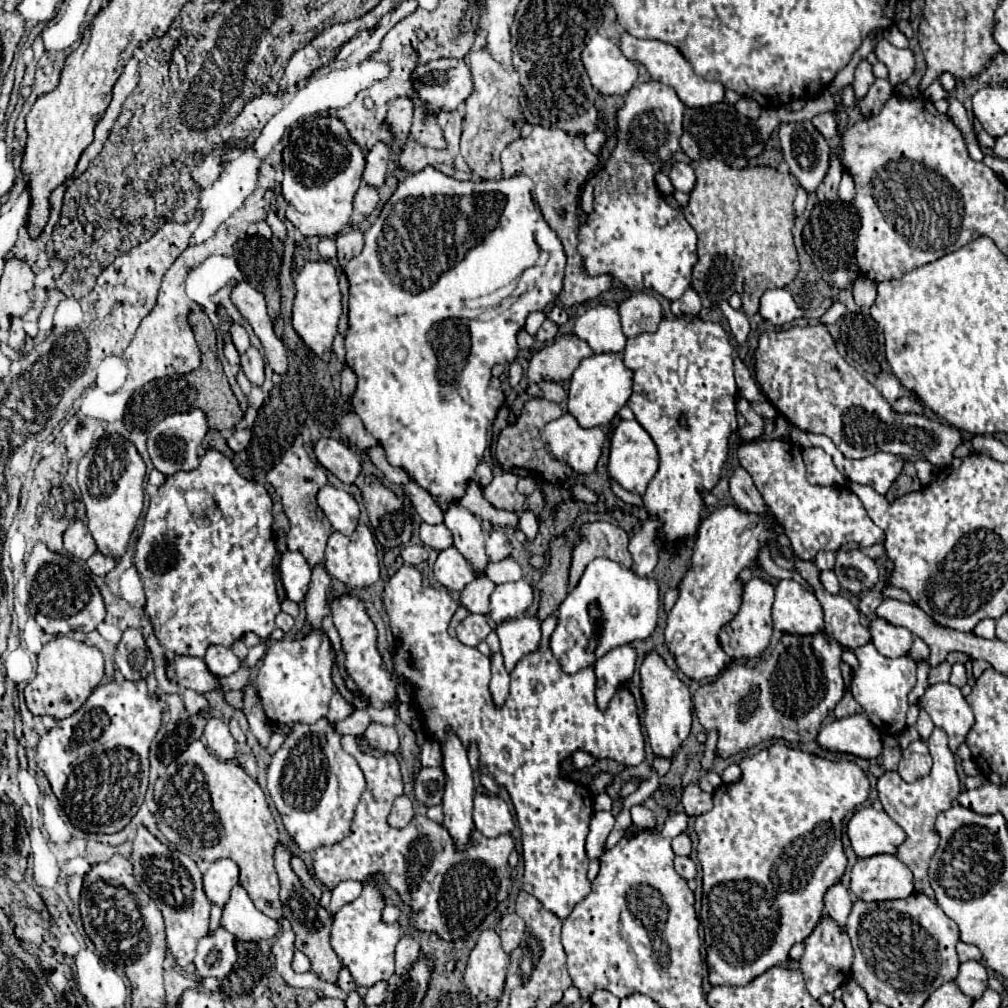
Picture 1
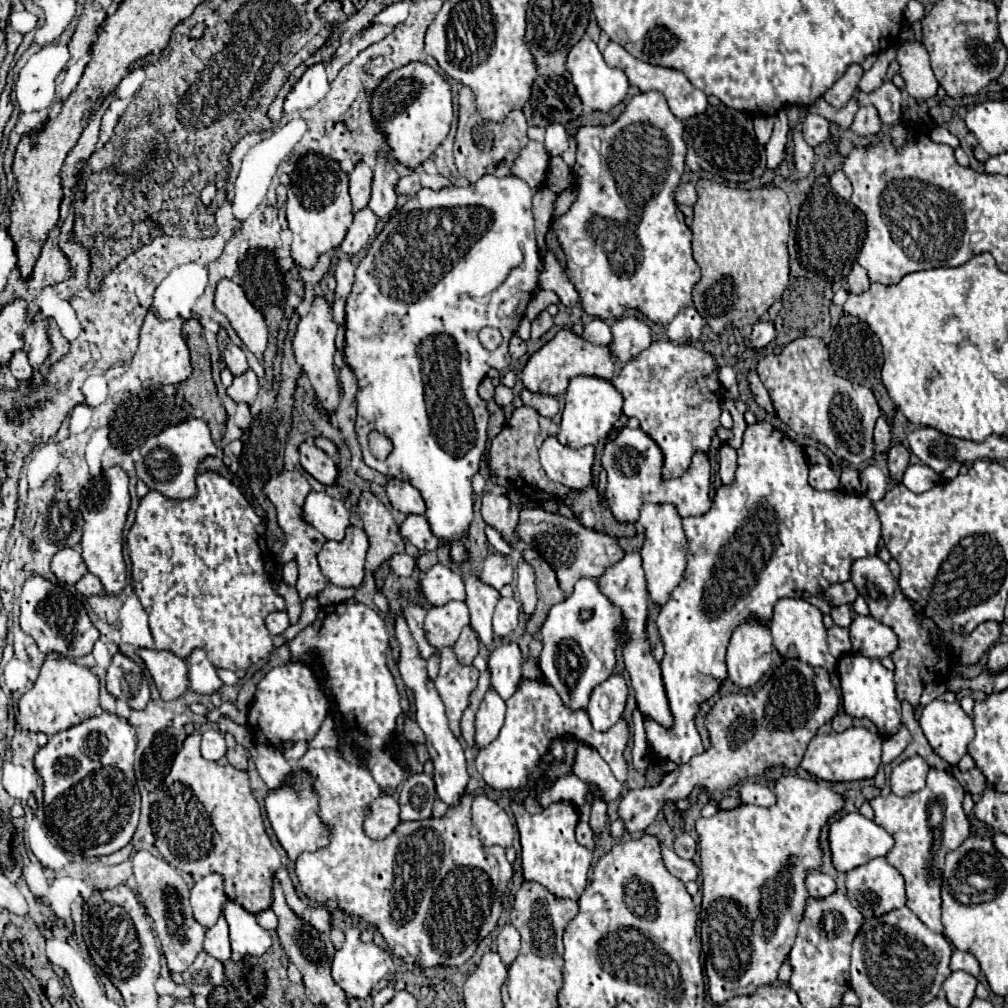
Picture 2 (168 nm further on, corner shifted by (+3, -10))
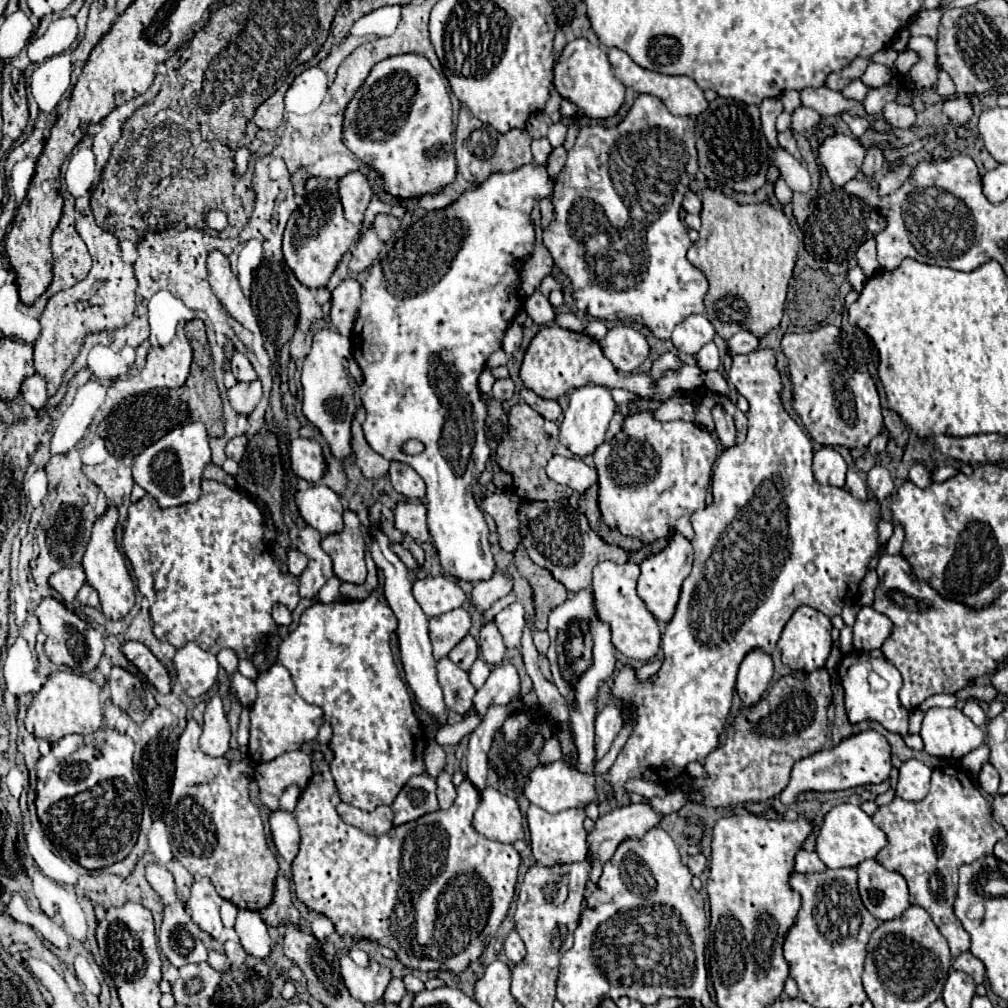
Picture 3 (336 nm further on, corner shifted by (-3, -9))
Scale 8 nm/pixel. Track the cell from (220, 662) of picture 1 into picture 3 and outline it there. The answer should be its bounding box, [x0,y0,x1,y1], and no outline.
[174,643,218,697]

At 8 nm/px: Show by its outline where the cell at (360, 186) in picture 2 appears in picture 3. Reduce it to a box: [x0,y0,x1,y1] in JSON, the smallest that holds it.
[340,171,372,225]

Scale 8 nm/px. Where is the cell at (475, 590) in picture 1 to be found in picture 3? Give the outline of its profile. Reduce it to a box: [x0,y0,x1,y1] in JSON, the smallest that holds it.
[430,607,470,659]

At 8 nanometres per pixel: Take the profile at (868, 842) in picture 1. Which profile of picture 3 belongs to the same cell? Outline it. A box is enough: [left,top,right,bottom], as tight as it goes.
[816,803,888,869]

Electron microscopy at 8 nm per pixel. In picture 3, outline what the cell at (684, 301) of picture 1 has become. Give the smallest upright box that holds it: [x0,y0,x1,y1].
[672,315,714,355]

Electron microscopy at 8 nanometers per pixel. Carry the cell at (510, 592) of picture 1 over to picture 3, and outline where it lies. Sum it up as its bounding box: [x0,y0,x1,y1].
[496,603,524,647]

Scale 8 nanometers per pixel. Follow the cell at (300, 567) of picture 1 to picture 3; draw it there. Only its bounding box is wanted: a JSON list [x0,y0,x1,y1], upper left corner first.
[288,549,308,577]

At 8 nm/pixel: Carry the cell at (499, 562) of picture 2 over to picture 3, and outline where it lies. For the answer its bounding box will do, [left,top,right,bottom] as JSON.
[472,571,514,611]

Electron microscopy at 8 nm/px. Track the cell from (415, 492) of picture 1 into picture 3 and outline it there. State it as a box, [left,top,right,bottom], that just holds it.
[388,461,426,501]

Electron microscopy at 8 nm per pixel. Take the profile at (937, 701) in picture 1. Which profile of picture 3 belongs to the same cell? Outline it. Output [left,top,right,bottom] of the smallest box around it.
[920,707,984,759]

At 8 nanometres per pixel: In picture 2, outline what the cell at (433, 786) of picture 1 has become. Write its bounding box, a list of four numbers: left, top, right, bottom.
[400,774,436,820]

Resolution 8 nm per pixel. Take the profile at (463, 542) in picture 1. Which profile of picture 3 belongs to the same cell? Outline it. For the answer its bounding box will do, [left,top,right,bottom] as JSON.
[480,621,504,665]

